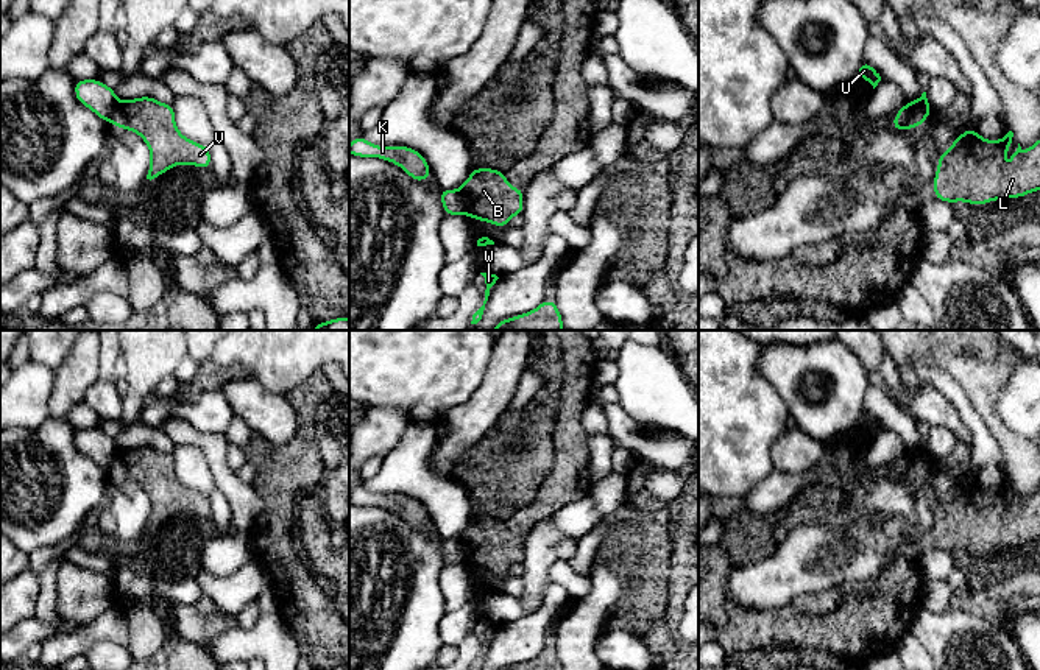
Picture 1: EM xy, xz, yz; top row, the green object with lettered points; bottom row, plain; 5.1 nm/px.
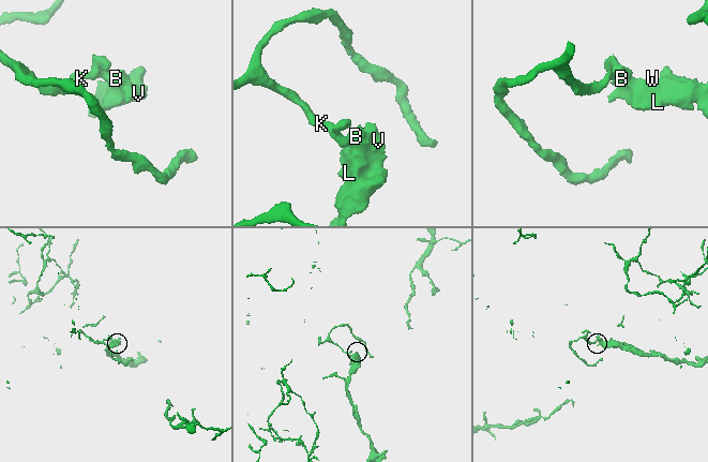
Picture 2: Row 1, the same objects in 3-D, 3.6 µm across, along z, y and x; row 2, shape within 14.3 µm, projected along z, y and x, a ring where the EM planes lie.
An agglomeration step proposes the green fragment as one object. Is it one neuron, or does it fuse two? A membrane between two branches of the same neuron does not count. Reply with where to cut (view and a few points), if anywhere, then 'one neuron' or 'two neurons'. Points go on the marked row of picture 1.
yz (909, 103), (920, 116), (928, 114) | two neurons

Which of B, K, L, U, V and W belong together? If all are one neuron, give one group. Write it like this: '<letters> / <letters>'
B L V W / K U

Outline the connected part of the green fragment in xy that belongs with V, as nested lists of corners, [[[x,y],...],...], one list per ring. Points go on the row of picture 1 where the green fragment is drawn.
[[[151,97],[119,101],[115,126],[137,132],[150,148],[147,179],[164,175],[175,165],[210,168],[210,150],[186,139],[176,128],[175,109]]]

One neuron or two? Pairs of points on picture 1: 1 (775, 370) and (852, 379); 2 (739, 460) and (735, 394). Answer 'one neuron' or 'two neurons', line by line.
1: one neuron
2: one neuron

